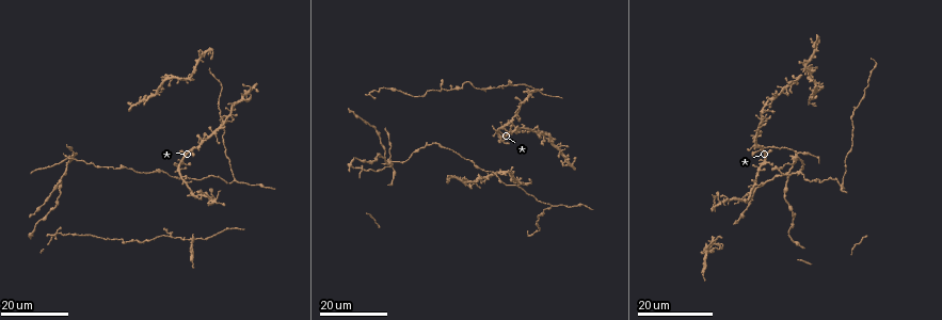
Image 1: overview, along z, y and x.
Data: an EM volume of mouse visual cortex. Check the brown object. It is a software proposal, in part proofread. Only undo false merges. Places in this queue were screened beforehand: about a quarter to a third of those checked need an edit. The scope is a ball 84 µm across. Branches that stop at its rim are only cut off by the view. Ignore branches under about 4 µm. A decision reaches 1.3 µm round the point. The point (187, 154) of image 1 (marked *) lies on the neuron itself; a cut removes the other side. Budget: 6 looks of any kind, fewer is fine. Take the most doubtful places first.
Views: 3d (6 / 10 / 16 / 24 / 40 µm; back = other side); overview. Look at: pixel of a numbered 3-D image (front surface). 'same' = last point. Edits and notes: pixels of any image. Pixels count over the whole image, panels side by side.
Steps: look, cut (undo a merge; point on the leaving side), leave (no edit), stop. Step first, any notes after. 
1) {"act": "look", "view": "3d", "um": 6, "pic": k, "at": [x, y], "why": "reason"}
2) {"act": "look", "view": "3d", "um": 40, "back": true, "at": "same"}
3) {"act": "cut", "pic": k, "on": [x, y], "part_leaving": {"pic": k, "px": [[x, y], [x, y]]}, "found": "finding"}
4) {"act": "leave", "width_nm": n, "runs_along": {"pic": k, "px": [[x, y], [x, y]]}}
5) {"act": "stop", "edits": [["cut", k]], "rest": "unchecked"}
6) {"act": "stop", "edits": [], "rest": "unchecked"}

{"act": "look", "view": "3d", "um": 16, "pic": 1, "at": [532, 93], "why": "thin arm on a thick one"}

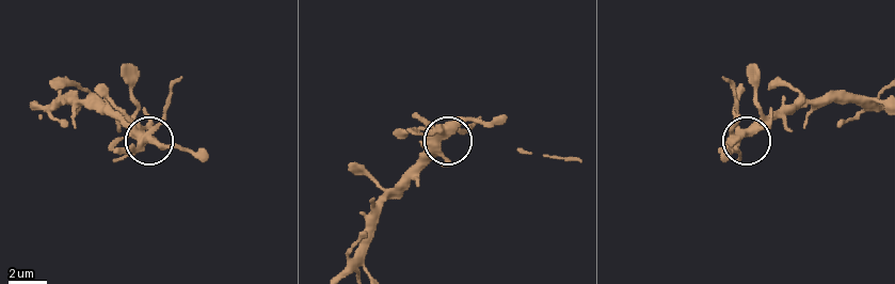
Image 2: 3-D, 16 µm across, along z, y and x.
{"act": "look", "view": "3d", "um": 6, "pic": 2, "at": [739, 129]}

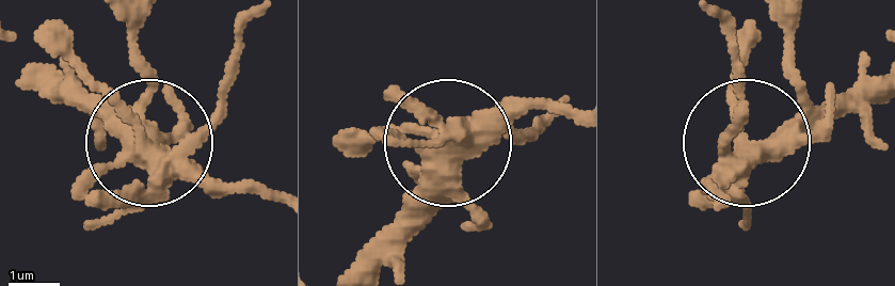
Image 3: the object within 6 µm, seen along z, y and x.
{"act": "cut", "pic": 3, "on": [105, 197], "part_leaving": {"pic": 3, "px": [[164, 172], [211, 112], [245, 22]]}, "found": "a second neuron is stuck on"}

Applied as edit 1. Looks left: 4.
{"act": "look", "view": "3d", "um": 16, "pic": 1, "at": [178, 165], "why": "branch point"}

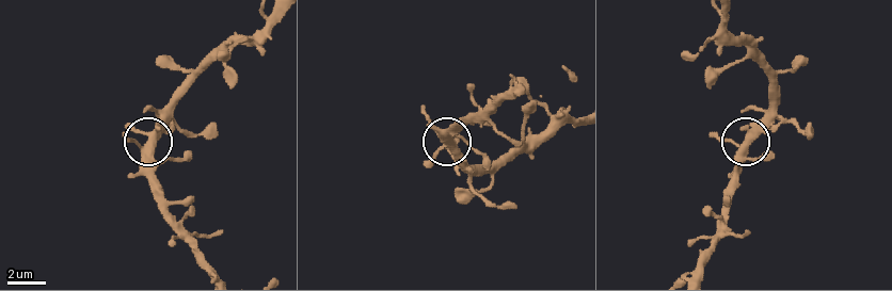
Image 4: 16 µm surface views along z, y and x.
{"act": "look", "view": "3d", "um": 10, "pic": 4, "at": [750, 136]}

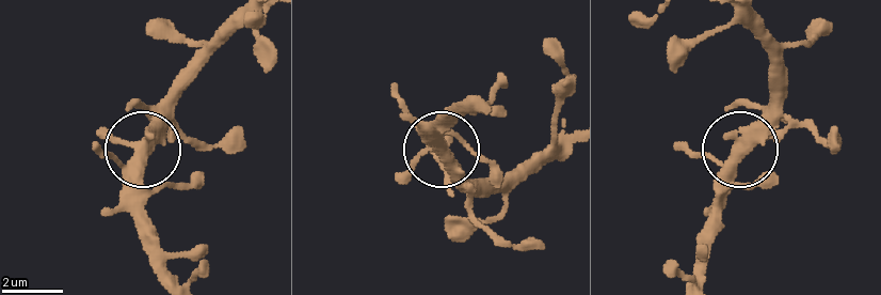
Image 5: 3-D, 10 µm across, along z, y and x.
{"act": "leave", "width_nm": 330, "runs_along": {"pic": 5, "px": [[768, 55], [768, 113], [725, 182], [718, 218]]}, "found": "one neuron here"}

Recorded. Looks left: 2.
{"act": "look", "view": "3d", "um": 16, "pic": 1, "at": [802, 172], "why": "calibre changes"}

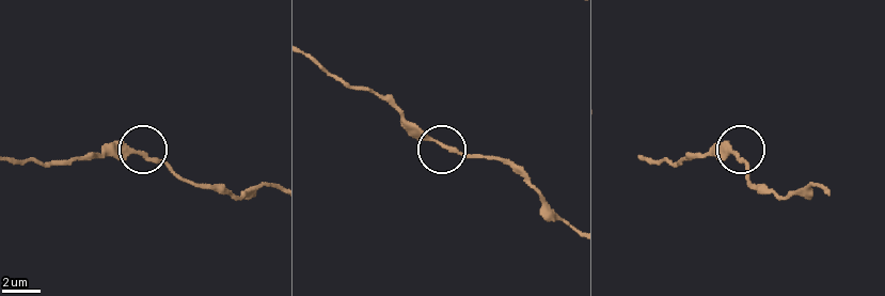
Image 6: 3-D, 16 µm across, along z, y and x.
{"act": "look", "view": "3d", "um": 6, "pic": 6, "at": [441, 146]}

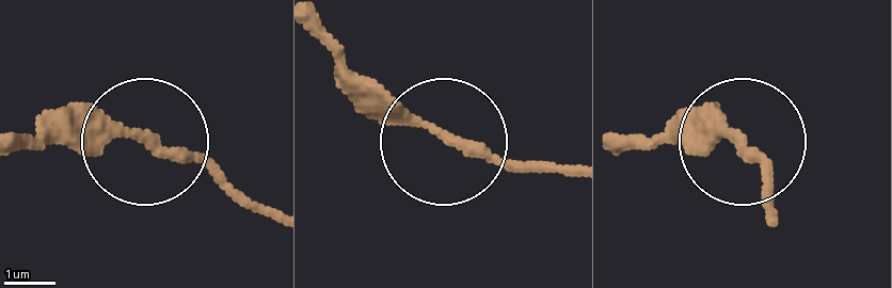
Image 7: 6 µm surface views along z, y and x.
{"act": "leave", "found": "one neuron here"}

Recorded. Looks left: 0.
{"act": "stop", "edits": [["cut", 3]], "rest": "unchecked"}

